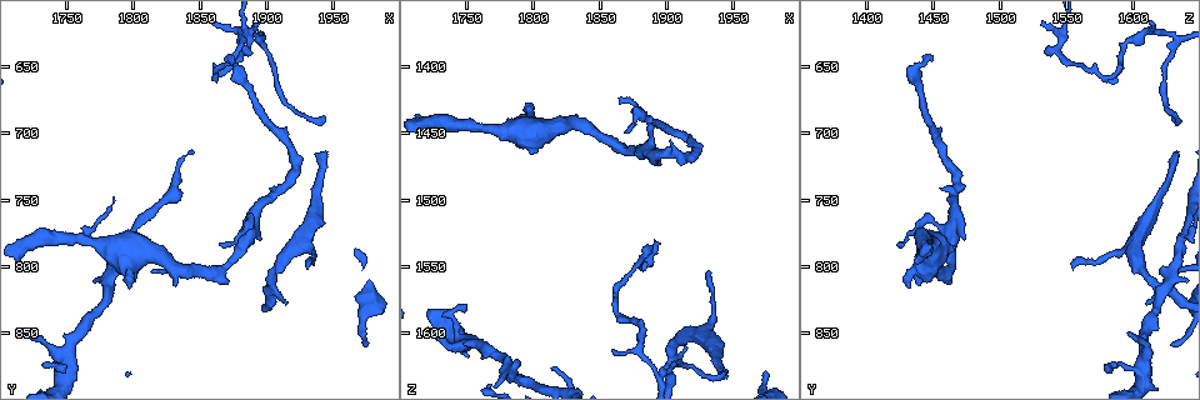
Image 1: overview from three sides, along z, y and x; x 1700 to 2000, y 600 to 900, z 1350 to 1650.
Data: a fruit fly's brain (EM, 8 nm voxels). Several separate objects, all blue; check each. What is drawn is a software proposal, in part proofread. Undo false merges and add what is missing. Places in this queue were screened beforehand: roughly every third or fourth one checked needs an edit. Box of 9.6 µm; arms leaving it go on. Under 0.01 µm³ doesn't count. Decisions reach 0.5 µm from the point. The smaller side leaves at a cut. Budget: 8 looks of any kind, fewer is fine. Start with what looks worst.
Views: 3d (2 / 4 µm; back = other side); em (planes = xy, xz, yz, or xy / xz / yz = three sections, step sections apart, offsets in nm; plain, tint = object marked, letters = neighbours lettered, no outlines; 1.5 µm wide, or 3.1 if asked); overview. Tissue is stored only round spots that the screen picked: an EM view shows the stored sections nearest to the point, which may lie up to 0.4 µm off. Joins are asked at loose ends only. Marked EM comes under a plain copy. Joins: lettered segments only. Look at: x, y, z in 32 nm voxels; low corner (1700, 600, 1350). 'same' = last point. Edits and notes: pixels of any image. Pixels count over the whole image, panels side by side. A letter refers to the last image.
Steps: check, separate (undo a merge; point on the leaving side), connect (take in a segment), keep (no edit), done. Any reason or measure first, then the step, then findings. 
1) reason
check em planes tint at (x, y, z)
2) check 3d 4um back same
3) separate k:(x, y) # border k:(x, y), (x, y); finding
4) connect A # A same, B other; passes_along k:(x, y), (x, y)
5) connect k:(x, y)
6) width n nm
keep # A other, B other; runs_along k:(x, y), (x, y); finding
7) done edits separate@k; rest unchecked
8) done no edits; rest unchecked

tapers out
check 3d 2um back at (1974, 856, 1630)

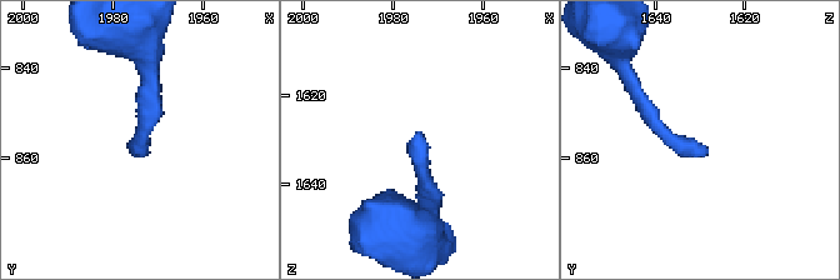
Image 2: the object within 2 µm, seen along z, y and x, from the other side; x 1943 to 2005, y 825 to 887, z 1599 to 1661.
check em xy step 4 letters at (1973, 858, 1628)

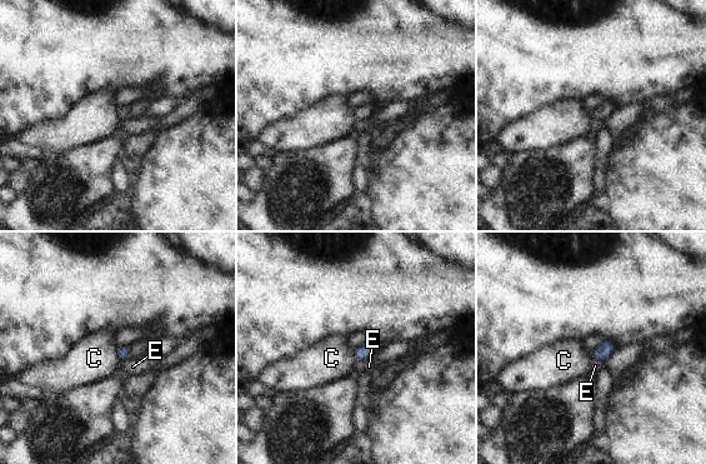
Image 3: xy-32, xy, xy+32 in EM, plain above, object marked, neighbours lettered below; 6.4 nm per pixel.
check em planes letters same

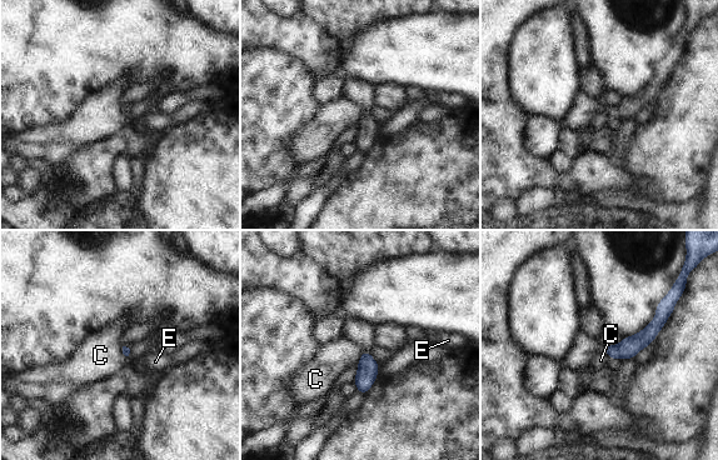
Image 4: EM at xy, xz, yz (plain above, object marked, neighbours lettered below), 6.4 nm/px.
longest_contact E 100 nm
keep # C other, E other; runs_along 4:(664, 311), (637, 343), (607, 349); none of them fits

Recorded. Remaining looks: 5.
branch stops here
check 3d 4um at (1718, 850, 1600)

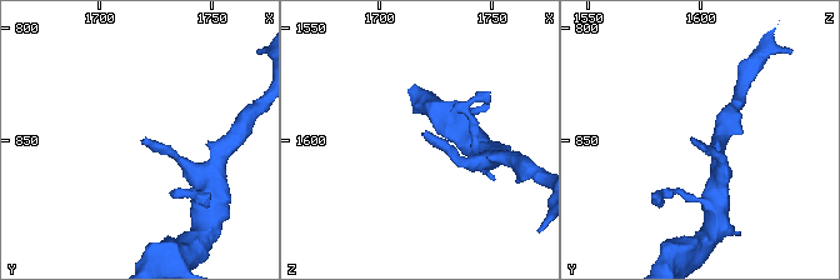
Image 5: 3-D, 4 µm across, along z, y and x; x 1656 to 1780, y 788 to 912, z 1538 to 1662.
now the EM
check em planes letters at (1719, 849, 1598)

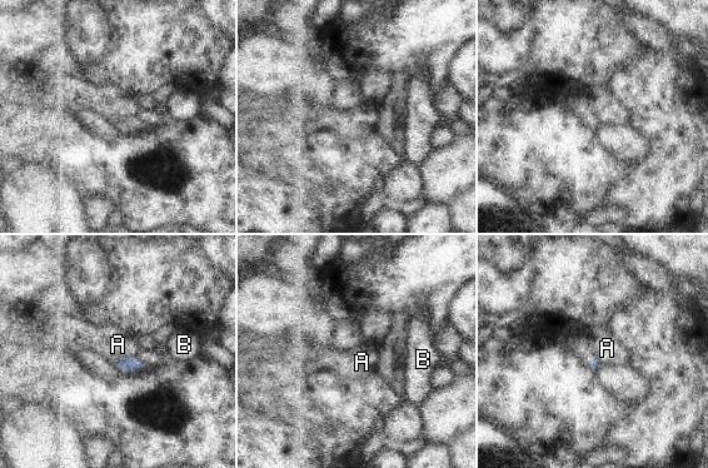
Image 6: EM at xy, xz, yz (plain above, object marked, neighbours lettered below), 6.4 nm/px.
keep # A other, B other; border 6:(135, 356), (114, 361); no lettered segment goes on from it

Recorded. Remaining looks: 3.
free end
check em planes letters at (1864, 784, 1424)

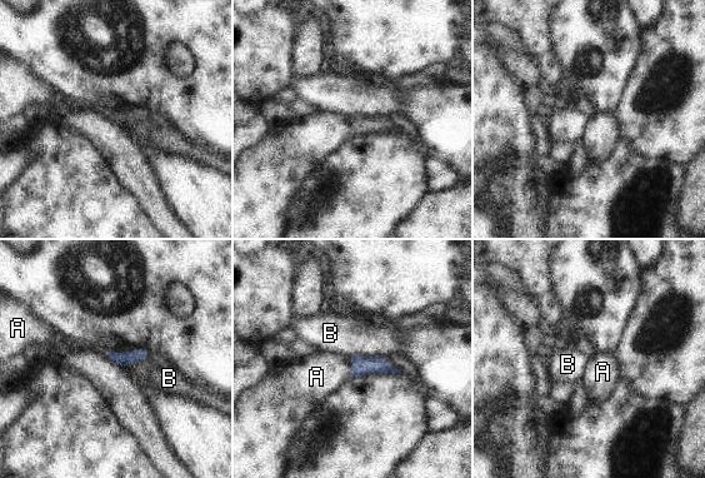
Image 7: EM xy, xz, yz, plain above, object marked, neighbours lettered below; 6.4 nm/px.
width 90 nm
keep # A other, B other; border 7:(348, 357), (351, 364), (351, 378); no lettered segment goes on from it

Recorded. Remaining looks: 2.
done no edits; rest unchecked

